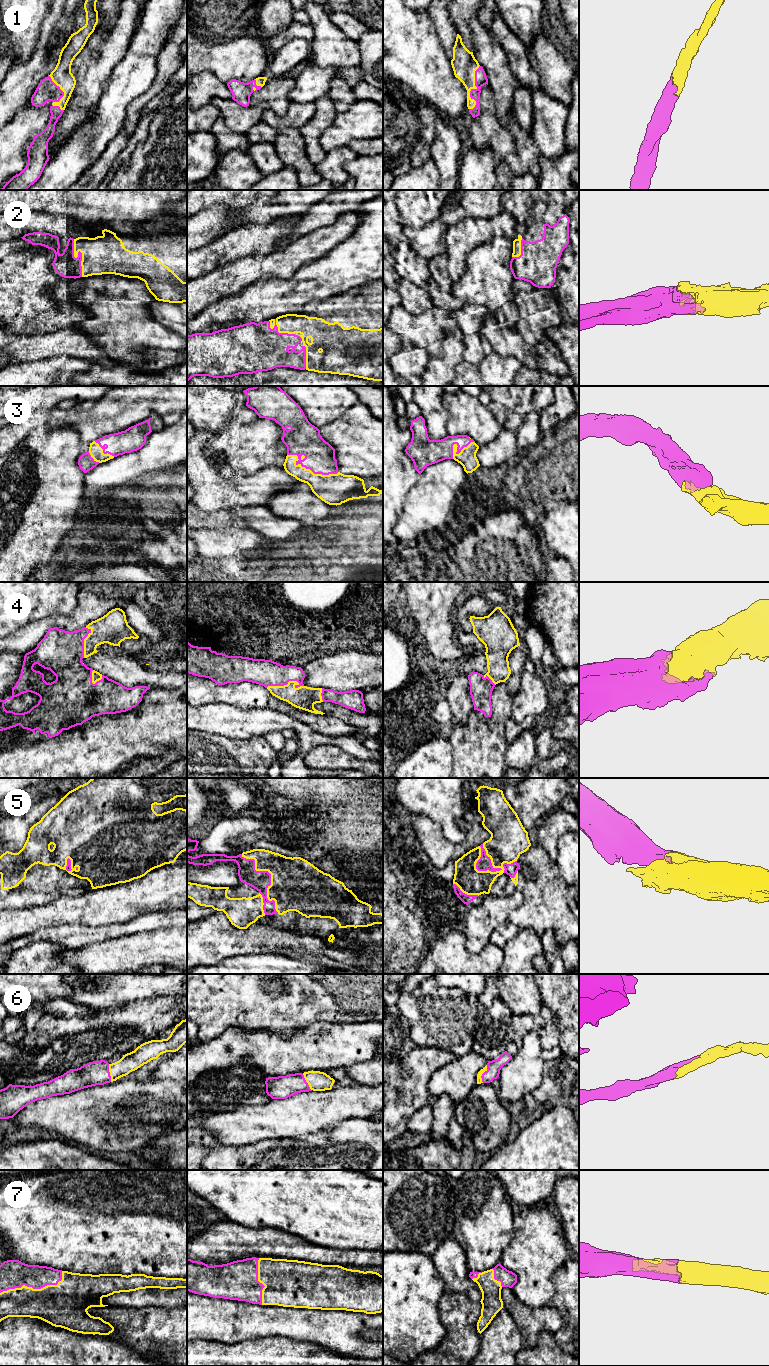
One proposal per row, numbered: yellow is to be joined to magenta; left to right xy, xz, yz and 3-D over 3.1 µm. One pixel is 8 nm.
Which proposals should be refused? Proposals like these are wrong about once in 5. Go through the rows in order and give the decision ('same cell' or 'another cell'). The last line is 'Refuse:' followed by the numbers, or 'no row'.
1: same cell
2: same cell
3: same cell
4: same cell
5: same cell
6: same cell
7: same cell
Refuse: no row

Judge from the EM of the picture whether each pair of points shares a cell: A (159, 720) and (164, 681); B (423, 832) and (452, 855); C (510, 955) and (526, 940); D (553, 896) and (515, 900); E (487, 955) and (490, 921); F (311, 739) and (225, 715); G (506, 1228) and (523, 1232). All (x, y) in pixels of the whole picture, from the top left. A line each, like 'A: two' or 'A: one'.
A: two
B: one
C: one
D: two
E: two
F: one
G: two

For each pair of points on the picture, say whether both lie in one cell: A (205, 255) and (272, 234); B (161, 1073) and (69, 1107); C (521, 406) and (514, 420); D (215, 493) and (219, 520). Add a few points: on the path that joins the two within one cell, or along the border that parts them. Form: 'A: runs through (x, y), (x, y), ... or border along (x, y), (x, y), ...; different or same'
A: runs through (222, 251), (246, 239), (255, 238); same
B: border along (151, 1078), (175, 1080); different
C: border along (496, 402), (522, 417); different
D: border along (197, 506), (208, 511), (228, 510); different

